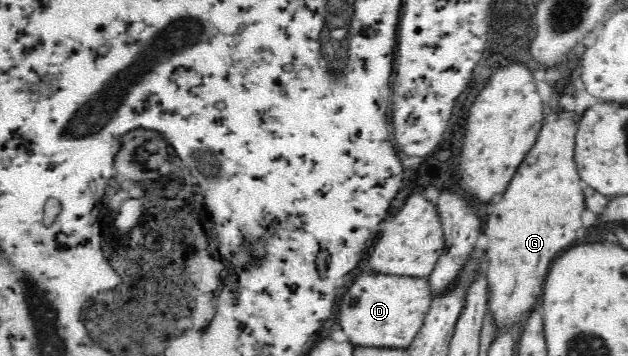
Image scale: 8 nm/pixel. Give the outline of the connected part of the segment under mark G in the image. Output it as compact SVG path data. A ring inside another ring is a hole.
M562 110L557 115L547 113L537 141L513 174L502 199L493 207L483 231L488 236L485 249L488 259L487 279L489 284L489 311L497 322L497 330L504 330L508 324L516 324L526 317L535 306L551 264L562 250L570 248L578 232L582 232L582 212L587 209L584 182L577 171L575 156L575 136L577 126L572 115Z

